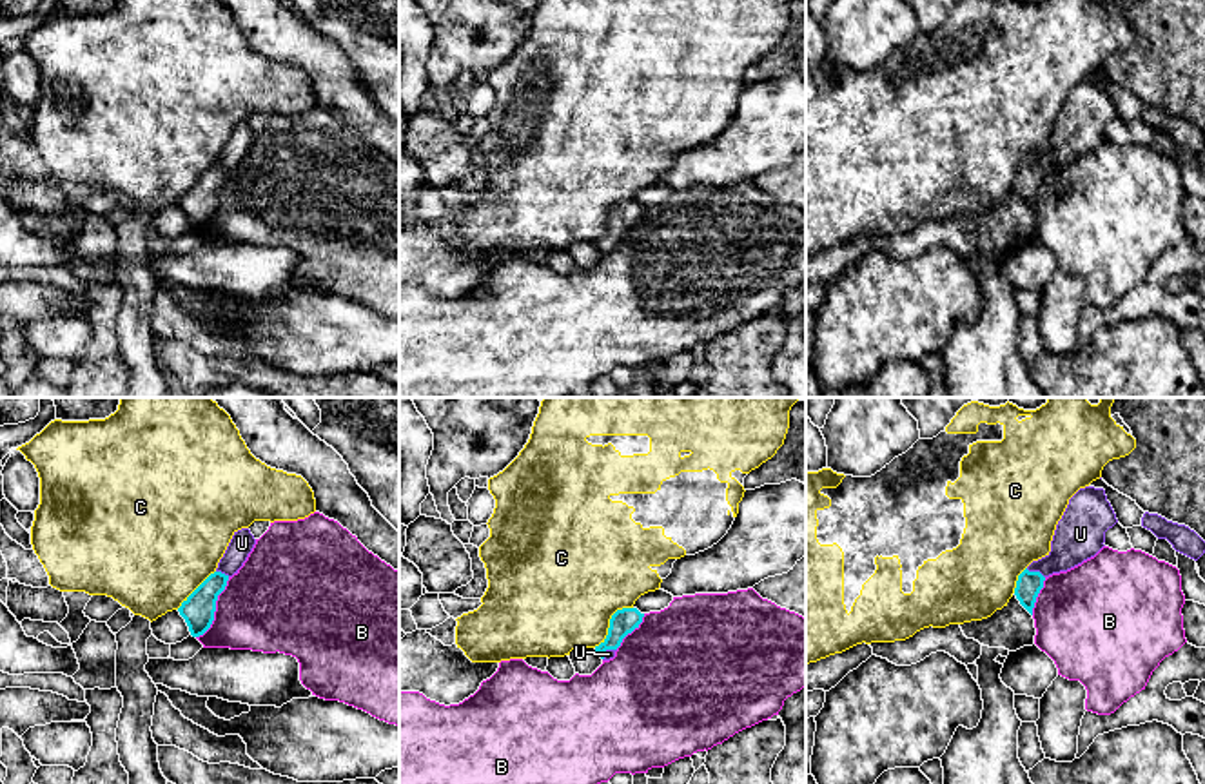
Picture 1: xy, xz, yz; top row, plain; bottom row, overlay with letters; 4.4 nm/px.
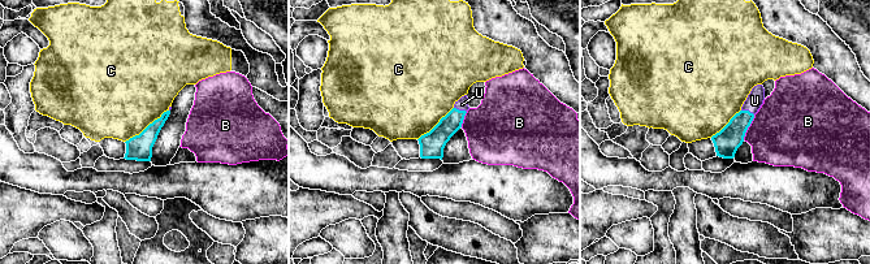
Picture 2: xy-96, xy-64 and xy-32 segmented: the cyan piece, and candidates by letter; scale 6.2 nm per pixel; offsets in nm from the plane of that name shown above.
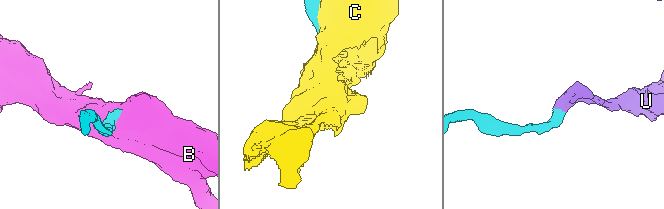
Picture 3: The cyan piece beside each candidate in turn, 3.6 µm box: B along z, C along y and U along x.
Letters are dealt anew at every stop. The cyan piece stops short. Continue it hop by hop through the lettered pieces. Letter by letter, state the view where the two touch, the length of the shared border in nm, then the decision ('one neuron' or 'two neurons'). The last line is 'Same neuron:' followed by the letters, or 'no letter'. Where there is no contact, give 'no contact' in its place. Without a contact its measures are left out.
B: meets cyan in xy; contact 300 nm long; two neurons
C: meets cyan in xz; contact 260 nm long; two neurons
U: meets cyan in yz; contact 100 nm long; one neuron
Same neuron: U

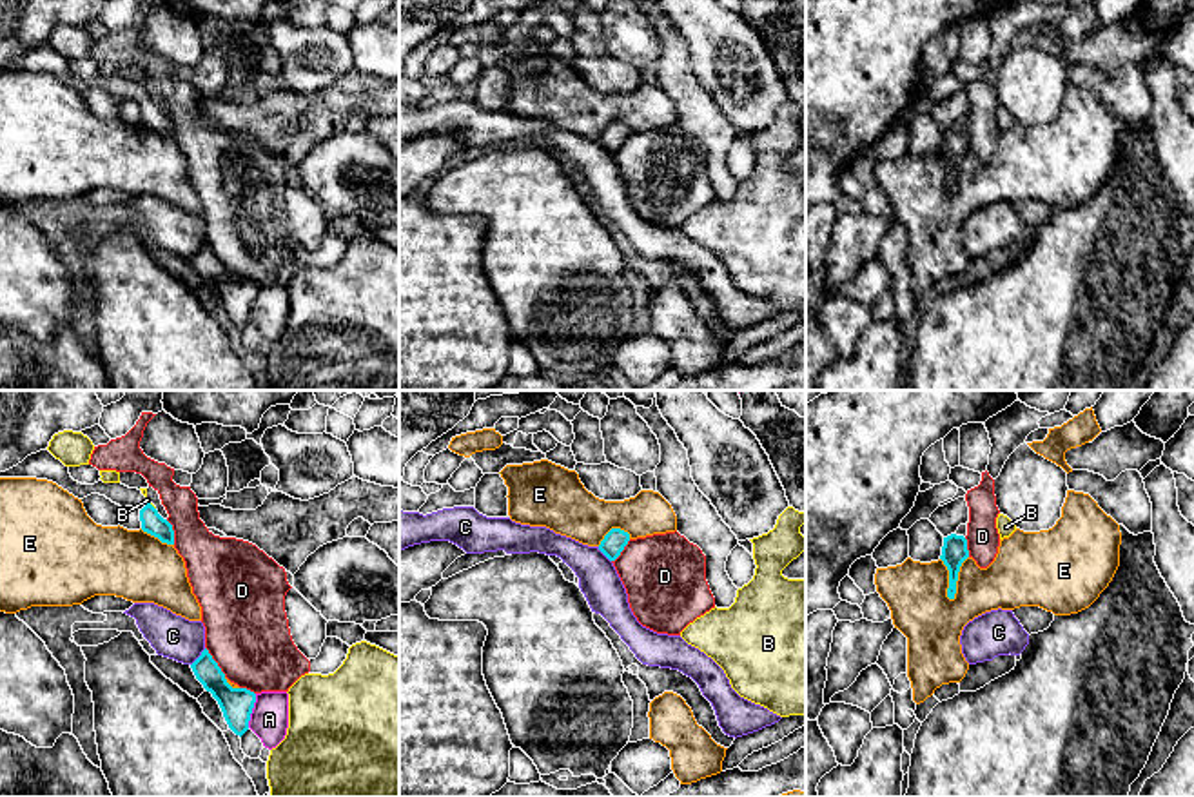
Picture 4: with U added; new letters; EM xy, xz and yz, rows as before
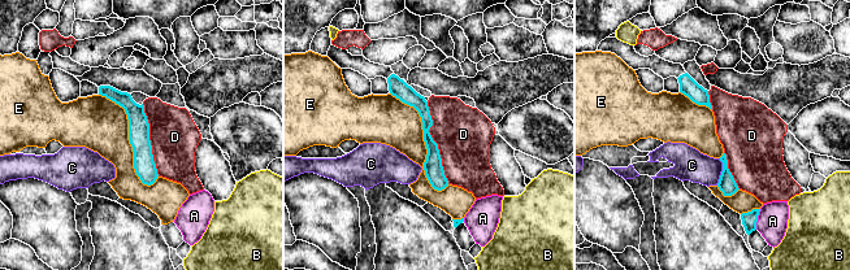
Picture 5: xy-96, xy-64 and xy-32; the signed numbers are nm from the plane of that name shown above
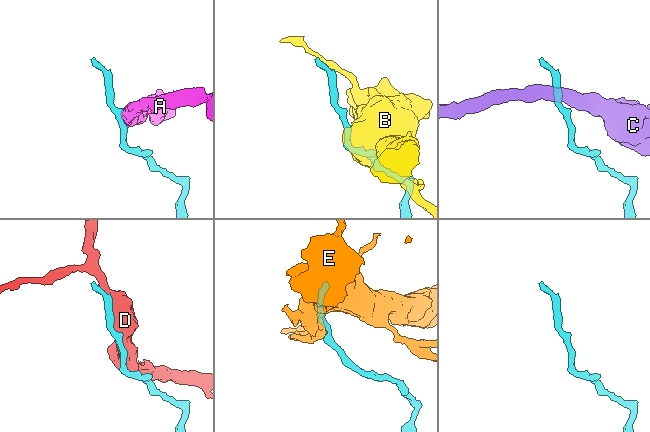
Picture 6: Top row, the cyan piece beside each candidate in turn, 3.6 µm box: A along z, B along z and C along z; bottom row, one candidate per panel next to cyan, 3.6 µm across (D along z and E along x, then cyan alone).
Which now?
A: meets cyan in xy; contact 160 nm long; two neurons
B: meets cyan in xy; contact 50 nm long; two neurons
C: meets cyan in xy; contact 100 nm long; two neurons
D: meets cyan in xy; contact 160 nm long; two neurons
E: meets cyan in yz; contact 220 nm long; two neurons
Same neuron: no letter

